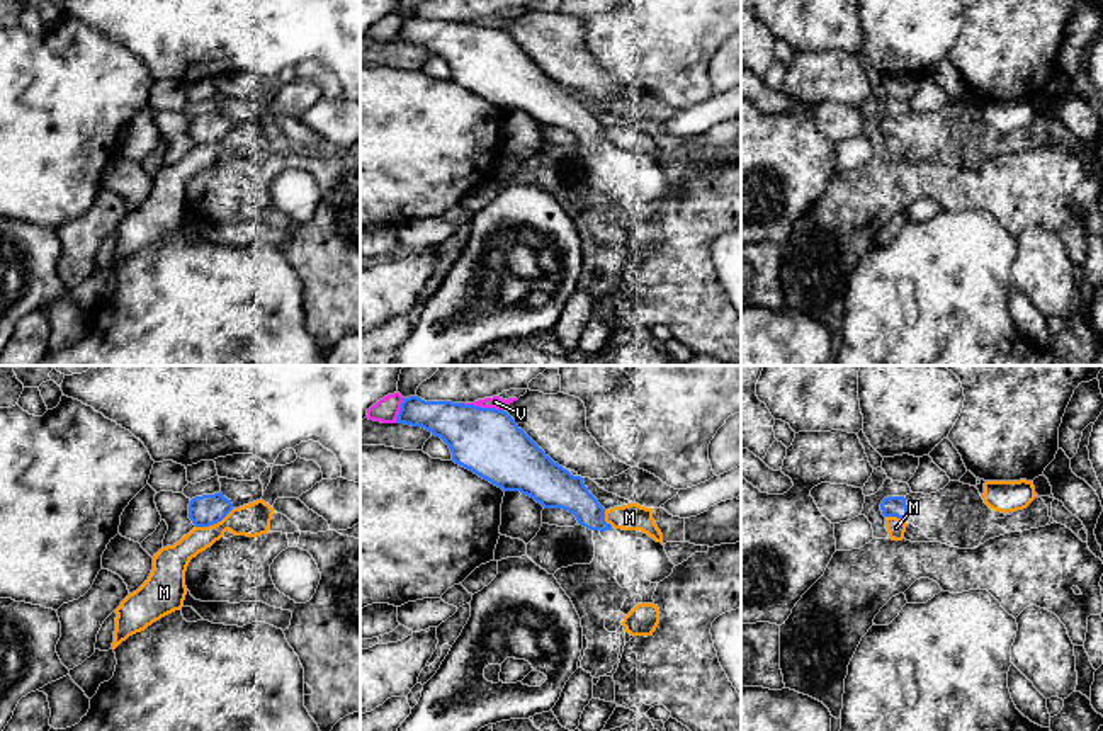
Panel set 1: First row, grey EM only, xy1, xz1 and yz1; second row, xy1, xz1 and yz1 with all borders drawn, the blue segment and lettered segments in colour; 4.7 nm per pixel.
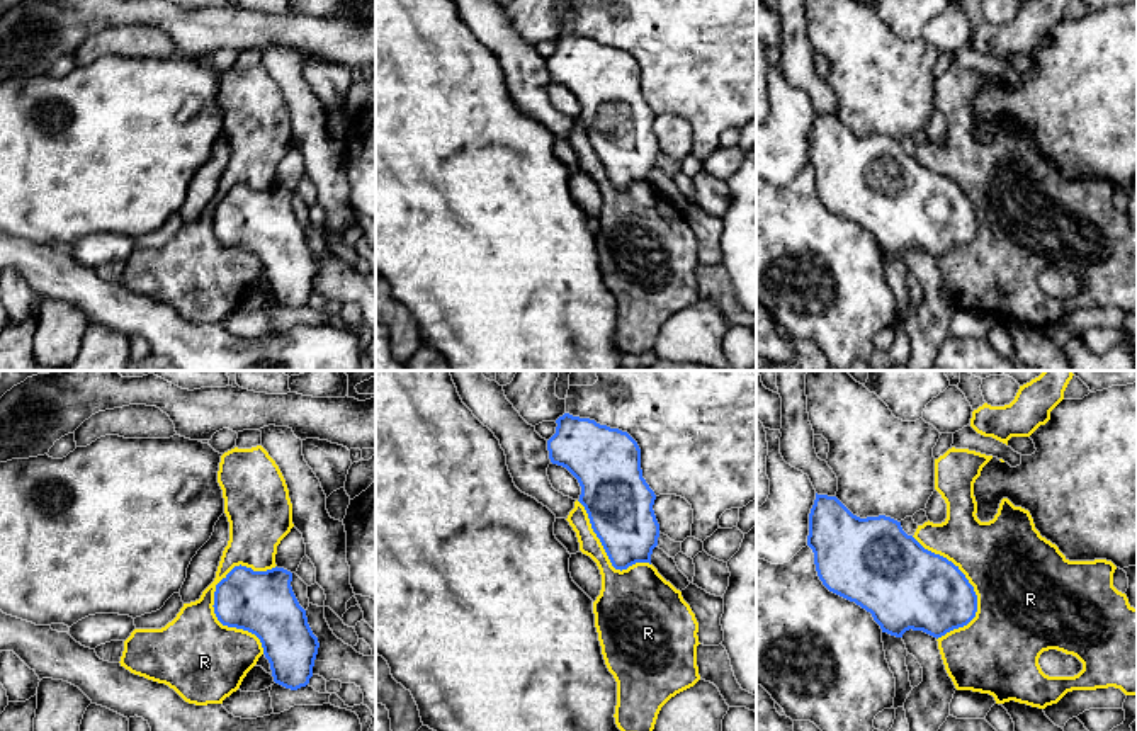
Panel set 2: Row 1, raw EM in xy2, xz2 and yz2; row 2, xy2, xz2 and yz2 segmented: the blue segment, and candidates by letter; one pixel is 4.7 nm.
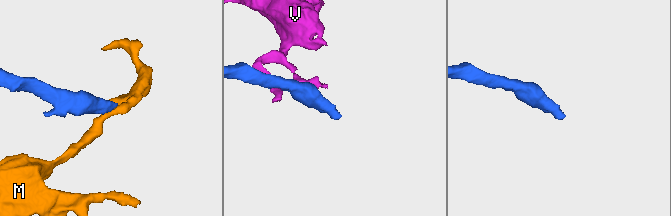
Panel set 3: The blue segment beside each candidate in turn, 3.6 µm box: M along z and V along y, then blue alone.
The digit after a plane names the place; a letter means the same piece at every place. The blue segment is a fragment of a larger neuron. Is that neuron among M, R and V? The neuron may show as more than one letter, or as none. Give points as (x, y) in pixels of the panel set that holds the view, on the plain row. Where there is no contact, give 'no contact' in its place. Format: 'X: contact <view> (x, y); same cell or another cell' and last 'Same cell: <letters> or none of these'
M: contact xy1 (214, 141); another cell
R: contact xy2 (216, 235); another cell
V: contact xz1 (483, 28); another cell
Same cell: none of these

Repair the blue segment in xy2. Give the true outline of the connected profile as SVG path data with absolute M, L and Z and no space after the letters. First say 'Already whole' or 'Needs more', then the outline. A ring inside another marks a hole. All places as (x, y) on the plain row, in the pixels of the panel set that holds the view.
Already whole. M240 184L216 204L212 226L223 245L260 258L275 303L297 309L313 296L320 262L291 201L284 187L253 190Z

